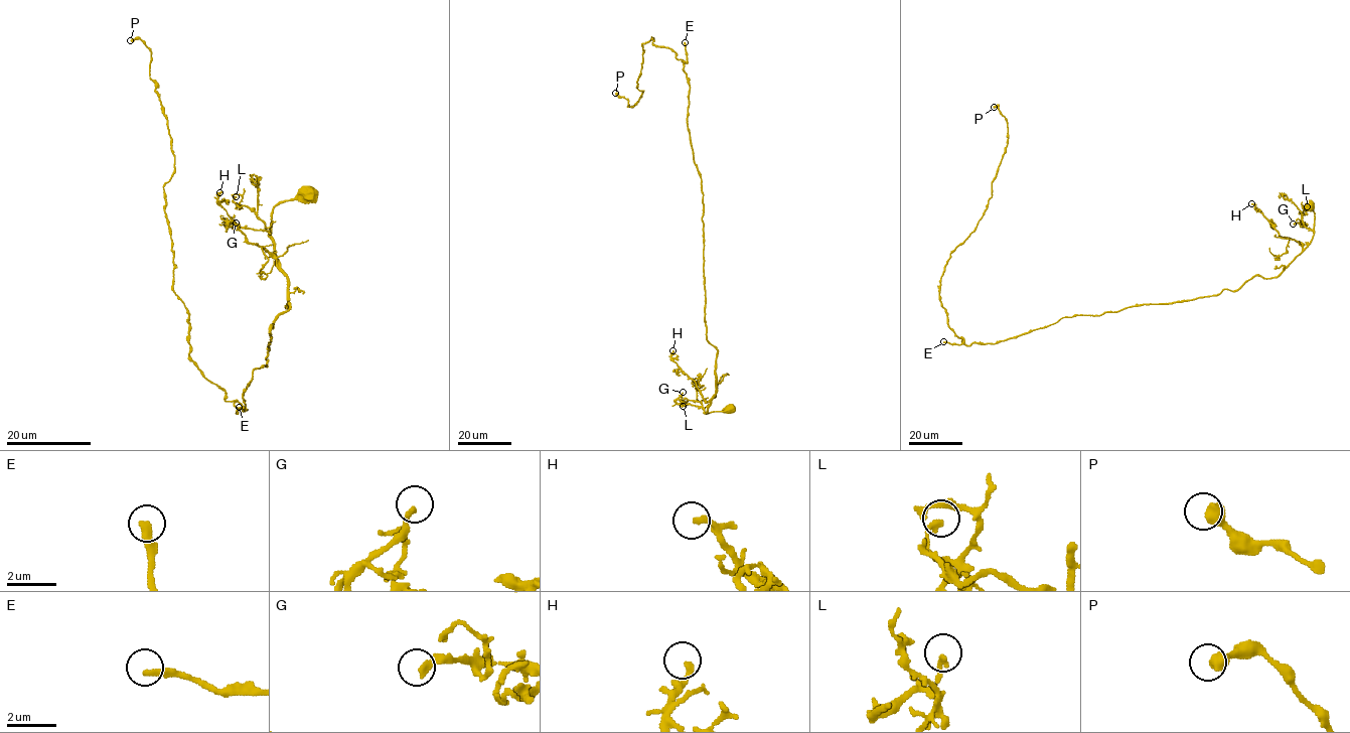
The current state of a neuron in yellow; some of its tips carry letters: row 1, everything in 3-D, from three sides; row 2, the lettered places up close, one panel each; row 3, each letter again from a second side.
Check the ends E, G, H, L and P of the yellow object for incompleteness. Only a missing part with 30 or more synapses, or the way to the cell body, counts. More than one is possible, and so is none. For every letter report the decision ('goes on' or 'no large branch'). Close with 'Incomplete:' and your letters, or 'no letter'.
E: goes on
G: no large branch
H: no large branch
L: no large branch
P: no large branch
Incomplete: E

